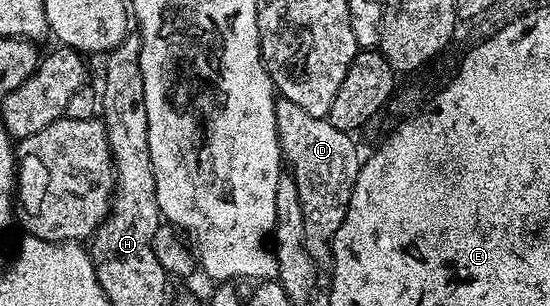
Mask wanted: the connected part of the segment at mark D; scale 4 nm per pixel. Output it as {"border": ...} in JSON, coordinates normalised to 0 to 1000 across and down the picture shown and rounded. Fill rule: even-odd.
{"border":[[[502,324],[504,484],[522,520],[525,569],[540,595],[540,634],[547,634],[547,703],[555,709],[555,817],[582,879],[602,876],[602,807],[613,765],[613,739],[627,725],[635,686],[635,647],[642,647],[642,608],[656,533],[656,507],[645,487],[640,435],[613,425],[593,386],[569,386],[555,373],[540,333]]]}

